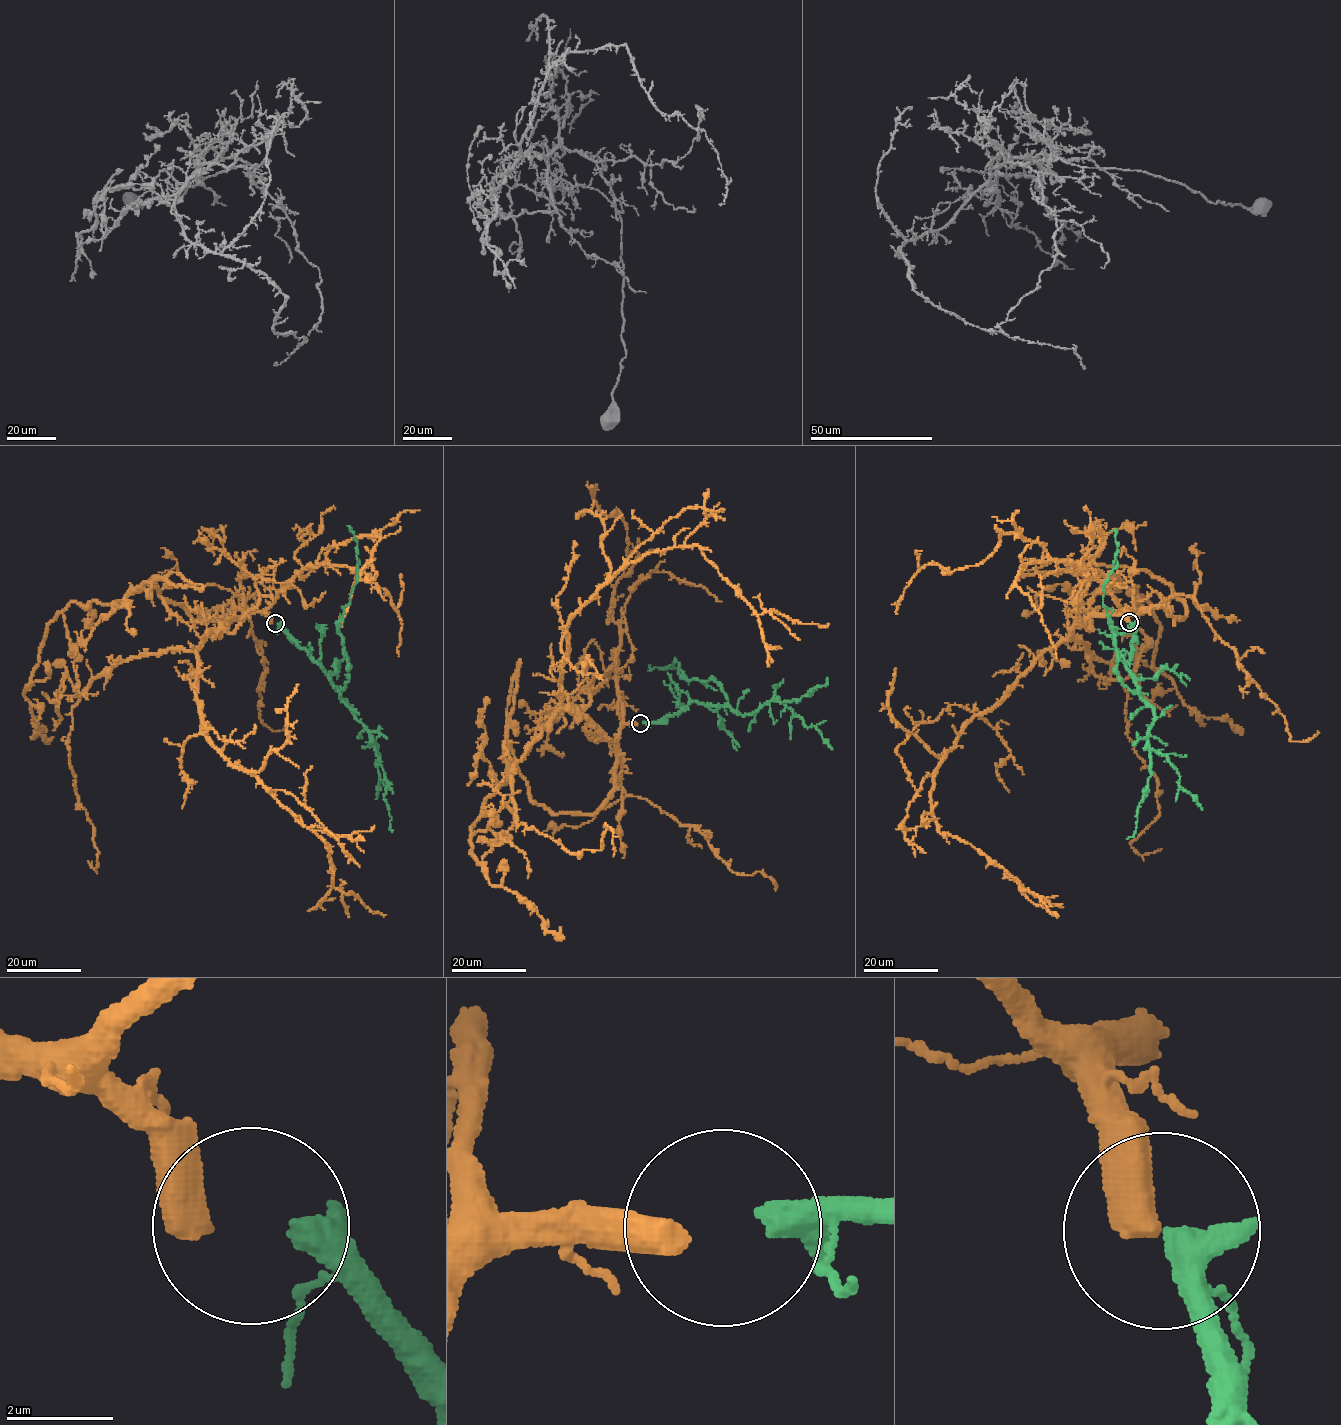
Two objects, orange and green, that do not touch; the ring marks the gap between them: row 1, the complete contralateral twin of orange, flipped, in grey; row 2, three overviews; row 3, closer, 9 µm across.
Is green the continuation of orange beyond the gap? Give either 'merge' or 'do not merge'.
merge

